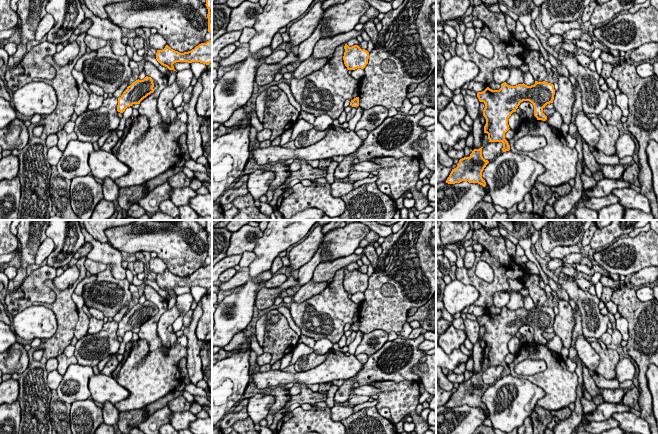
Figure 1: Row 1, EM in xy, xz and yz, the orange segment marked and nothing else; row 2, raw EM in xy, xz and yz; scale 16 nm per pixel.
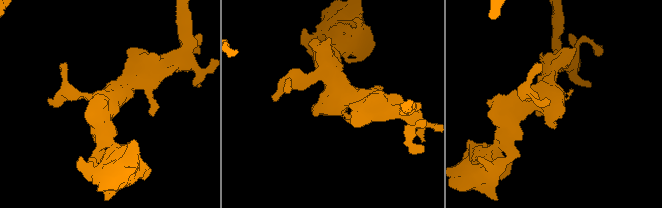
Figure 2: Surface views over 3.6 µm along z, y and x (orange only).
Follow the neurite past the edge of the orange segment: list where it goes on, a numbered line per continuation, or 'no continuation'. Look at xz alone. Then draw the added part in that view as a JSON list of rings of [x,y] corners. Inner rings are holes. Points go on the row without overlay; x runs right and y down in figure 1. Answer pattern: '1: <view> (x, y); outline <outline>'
no continuation

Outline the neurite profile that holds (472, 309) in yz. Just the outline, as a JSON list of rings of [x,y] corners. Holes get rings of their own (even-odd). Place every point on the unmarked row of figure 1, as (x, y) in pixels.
[[[469,305],[463,310],[464,313],[466,313],[466,314],[470,313],[470,314],[473,314],[477,317],[484,315],[487,311],[488,310],[486,310],[482,307],[477,307],[475,305]]]

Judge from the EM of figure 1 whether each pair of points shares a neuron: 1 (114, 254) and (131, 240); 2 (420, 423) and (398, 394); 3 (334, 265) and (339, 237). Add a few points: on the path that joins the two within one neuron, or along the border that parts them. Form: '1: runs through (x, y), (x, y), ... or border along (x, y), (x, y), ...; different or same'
1: border along (107, 242), (120, 252); different
2: runs through (415, 416), (403, 401); same
3: border along (353, 253), (321, 262); different

